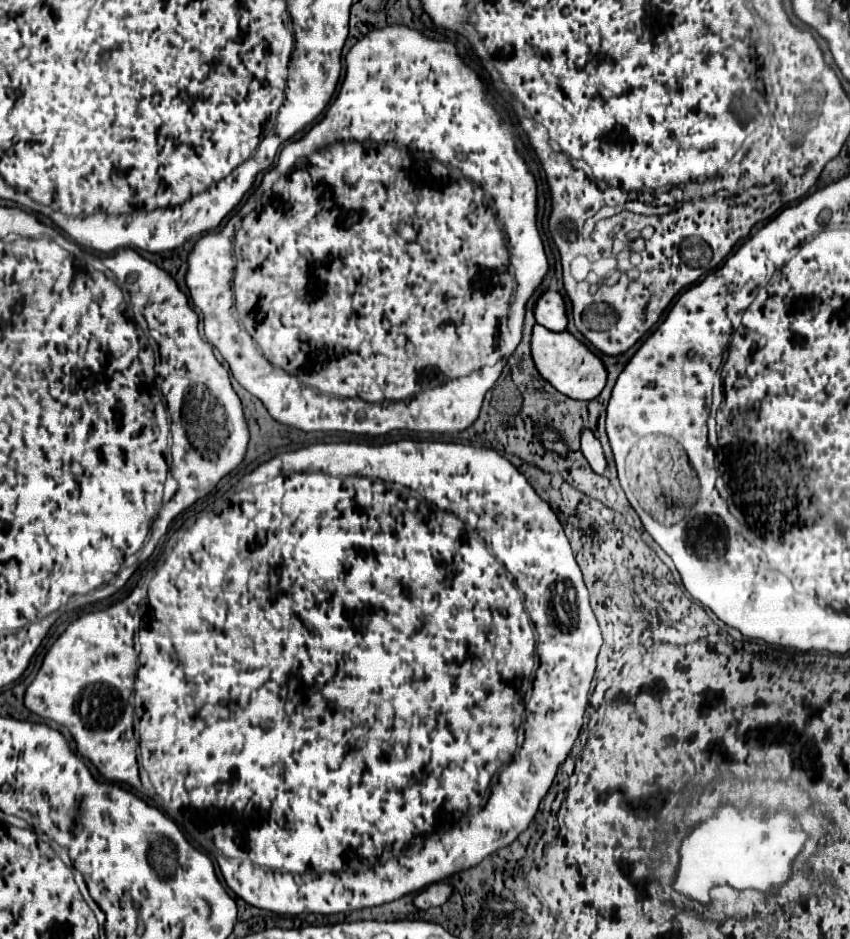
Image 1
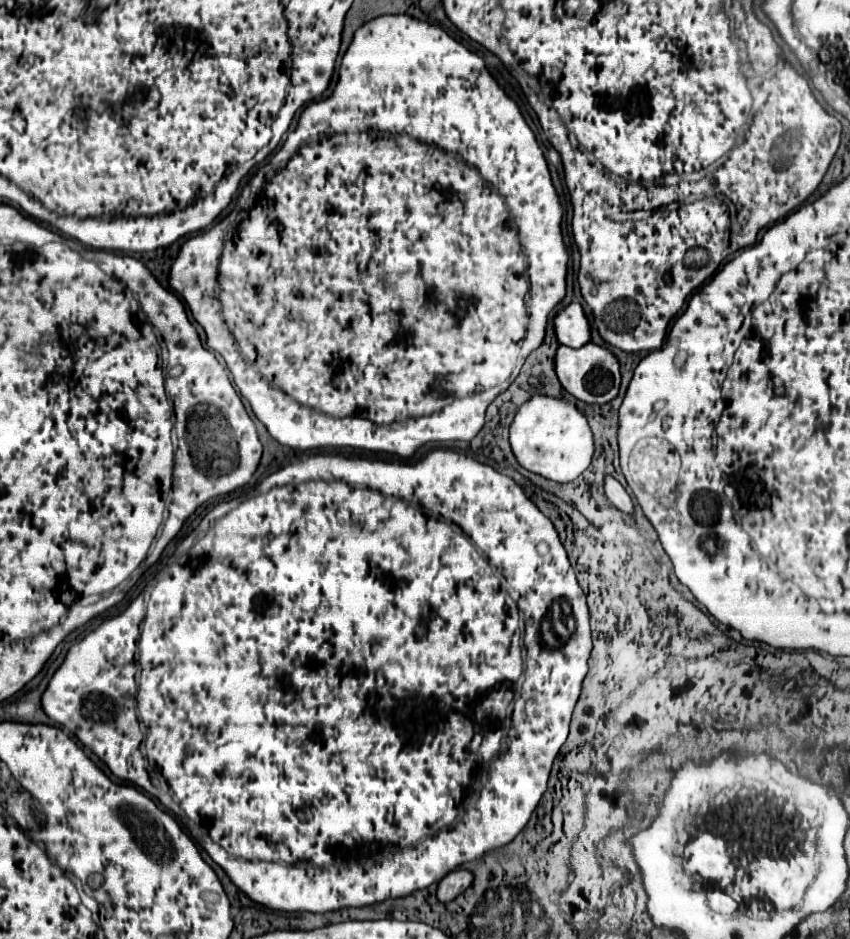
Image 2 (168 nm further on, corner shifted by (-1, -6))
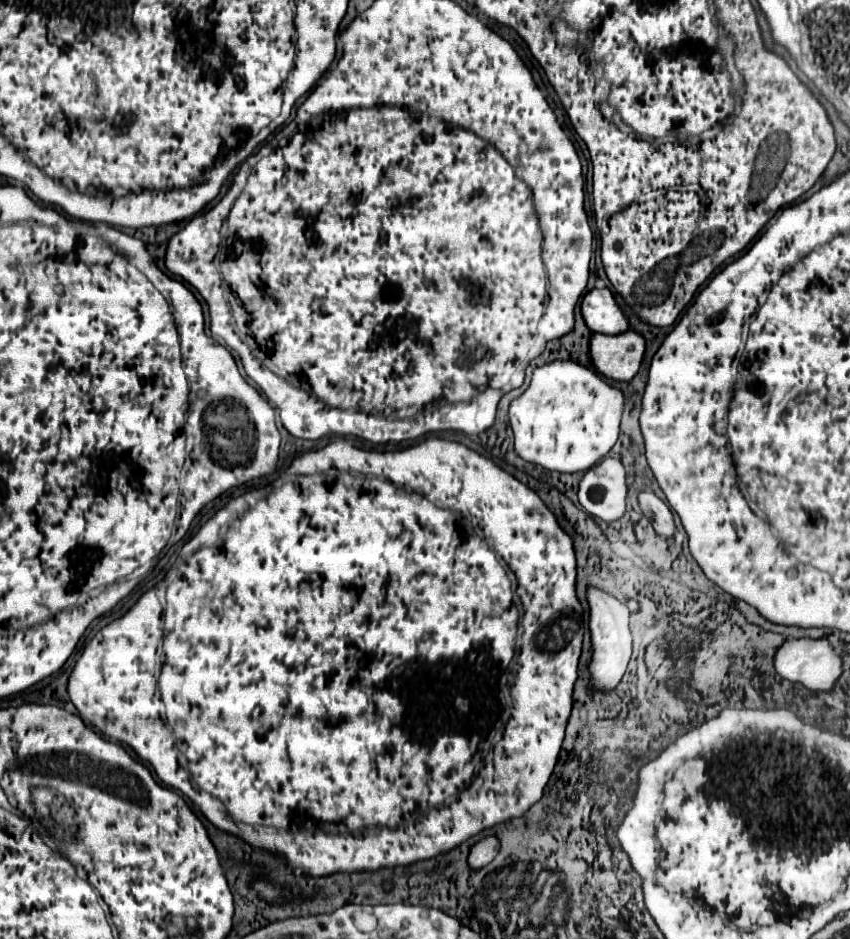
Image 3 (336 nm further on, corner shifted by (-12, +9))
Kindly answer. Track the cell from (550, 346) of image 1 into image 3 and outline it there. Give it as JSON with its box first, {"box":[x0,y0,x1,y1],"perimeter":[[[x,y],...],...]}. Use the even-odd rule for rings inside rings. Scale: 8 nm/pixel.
{"box":[589,332,645,382],"perimeter":[[[621,332],[621,334],[591,334],[589,338],[589,356],[591,356],[591,364],[593,370],[609,380],[615,382],[629,382],[643,360],[643,352],[645,352],[645,340],[643,336],[639,336],[637,332]]]}

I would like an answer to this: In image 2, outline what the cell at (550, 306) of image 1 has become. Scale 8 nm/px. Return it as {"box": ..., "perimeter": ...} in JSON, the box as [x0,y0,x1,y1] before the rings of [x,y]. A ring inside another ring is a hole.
{"box":[554,303,590,347],"perimeter":[[[570,303],[566,309],[562,309],[554,319],[556,337],[566,347],[584,347],[590,343],[590,321],[582,309],[580,303]]]}

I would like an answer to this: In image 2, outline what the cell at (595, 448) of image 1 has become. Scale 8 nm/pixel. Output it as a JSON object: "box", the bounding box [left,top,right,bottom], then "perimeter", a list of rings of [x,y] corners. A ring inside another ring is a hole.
{"box":[604,477,634,515],"perimeter":[[[606,477],[604,489],[606,489],[606,495],[614,503],[616,509],[620,509],[622,513],[634,515],[634,501],[632,501],[632,497],[624,491],[624,487],[614,477]]]}

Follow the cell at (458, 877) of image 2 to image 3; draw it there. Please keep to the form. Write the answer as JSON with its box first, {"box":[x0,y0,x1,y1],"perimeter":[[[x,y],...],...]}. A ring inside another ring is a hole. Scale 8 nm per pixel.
{"box":[469,838,499,870],"perimeter":[[[485,838],[485,840],[479,840],[471,852],[469,852],[469,868],[471,870],[481,870],[483,866],[487,866],[495,856],[497,856],[497,850],[499,850],[499,844],[497,844],[497,838]]]}

